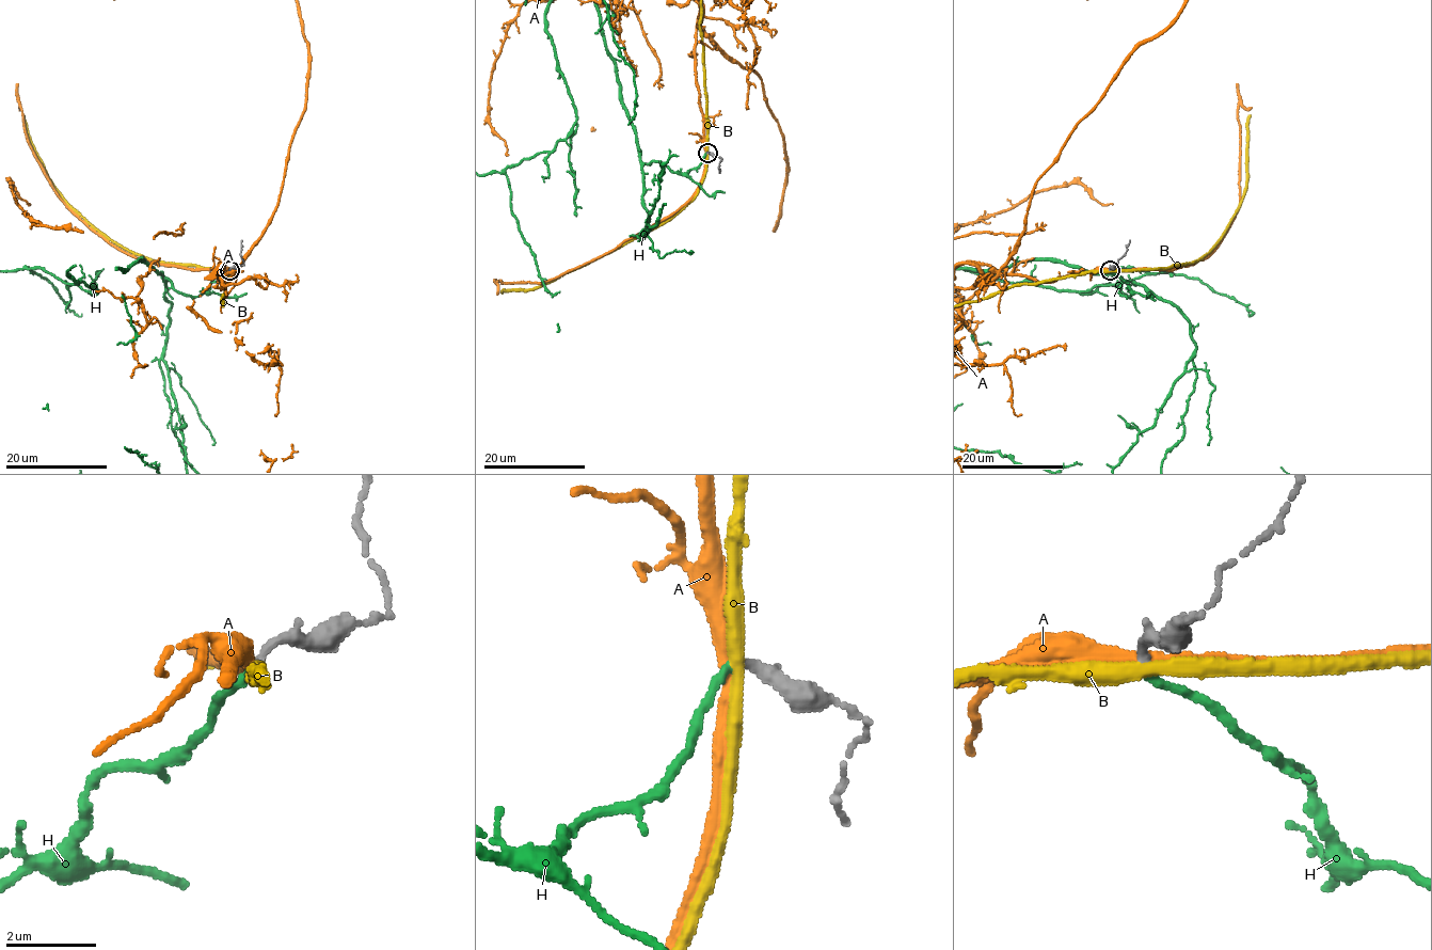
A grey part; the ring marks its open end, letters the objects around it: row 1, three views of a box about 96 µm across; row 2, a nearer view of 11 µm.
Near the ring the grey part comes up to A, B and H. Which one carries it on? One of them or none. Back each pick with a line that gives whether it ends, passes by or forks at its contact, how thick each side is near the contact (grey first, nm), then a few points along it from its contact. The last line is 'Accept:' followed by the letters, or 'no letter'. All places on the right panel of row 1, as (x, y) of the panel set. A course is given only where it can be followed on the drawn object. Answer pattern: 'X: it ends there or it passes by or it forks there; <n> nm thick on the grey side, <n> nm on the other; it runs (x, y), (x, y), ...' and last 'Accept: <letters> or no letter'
H: it ends there; 240 nm thick on the grey side, 170 nm on the other
Accept: H

